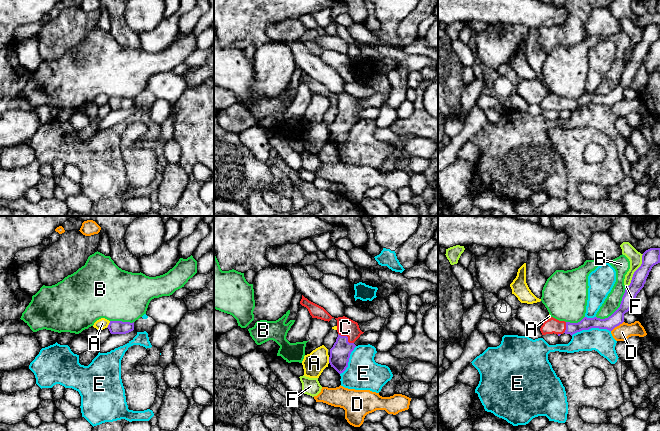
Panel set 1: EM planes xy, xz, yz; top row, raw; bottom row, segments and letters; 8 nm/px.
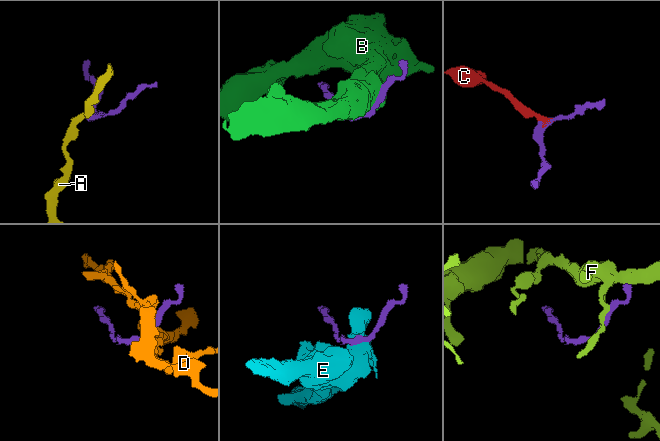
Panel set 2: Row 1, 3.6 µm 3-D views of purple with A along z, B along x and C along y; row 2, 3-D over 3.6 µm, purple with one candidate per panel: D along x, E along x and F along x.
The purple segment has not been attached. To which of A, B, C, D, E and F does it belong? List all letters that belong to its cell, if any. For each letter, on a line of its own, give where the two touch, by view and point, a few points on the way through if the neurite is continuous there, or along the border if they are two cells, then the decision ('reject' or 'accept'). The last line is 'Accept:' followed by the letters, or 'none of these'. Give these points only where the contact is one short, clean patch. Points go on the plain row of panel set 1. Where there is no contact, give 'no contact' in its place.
A: meets purple in xy at (109, 100); border along xy (110, 97), (106, 103); reject
B: meets purple in yz at (617, 85); reject
C: meets purple in xz at (347, 113); runs through xz (340, 129), (347, 113), (347, 105), (345, 103); accept
D: meets purple in yz at (617, 101); border along yz (623, 97), (611, 107); reject
E: meets purple in yz at (590, 104); border along yz (610, 106), (589, 104), (582, 105), (571, 111); reject
F: meets purple in yz at (635, 47); reject
Accept: C

